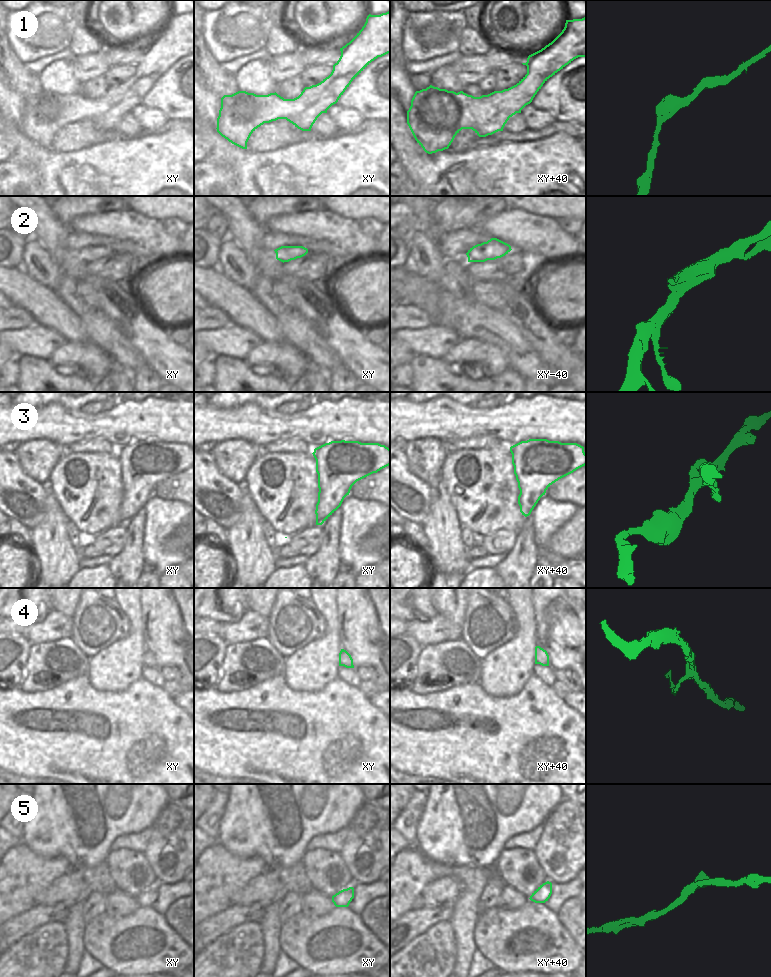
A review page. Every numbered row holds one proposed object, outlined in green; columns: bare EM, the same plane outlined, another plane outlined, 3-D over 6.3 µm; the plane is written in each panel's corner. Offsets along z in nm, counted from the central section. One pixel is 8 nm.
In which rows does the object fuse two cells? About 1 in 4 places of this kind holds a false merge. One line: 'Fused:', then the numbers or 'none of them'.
Fused: none of them

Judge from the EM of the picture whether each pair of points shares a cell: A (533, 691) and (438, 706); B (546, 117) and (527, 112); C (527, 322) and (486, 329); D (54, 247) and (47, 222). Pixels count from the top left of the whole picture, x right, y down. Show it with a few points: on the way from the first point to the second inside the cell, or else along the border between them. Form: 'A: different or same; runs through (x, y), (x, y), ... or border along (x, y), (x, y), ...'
A: same; runs through (509, 707), (462, 707)
B: same; runs through (541, 117), (536, 117), (532, 113)
C: different; border along (499, 310), (528, 342)
D: same; runs through (53, 241), (52, 233), (47, 228)

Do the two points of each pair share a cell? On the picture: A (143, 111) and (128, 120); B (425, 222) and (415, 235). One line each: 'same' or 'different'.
A: different
B: different

